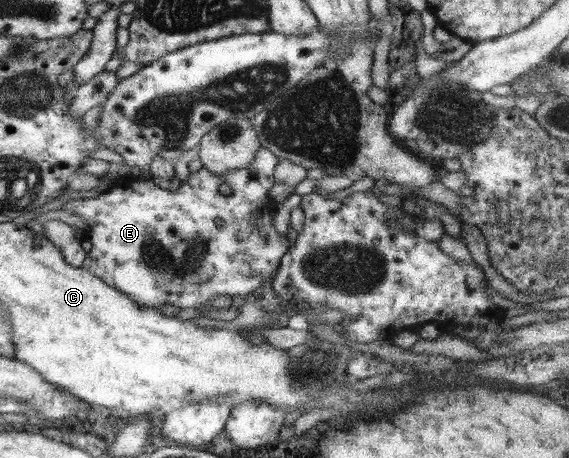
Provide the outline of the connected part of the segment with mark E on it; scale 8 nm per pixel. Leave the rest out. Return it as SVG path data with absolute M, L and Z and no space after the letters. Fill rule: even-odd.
M260 147L256 151L256 157L240 169L230 169L226 173L218 176L210 172L206 167L201 167L197 172L190 172L188 179L182 181L178 189L170 191L164 189L154 183L153 180L134 179L127 183L118 182L111 186L108 190L103 191L96 198L79 198L70 199L64 204L64 208L72 213L86 218L88 222L87 237L89 238L92 247L83 262L83 268L93 272L98 278L106 281L106 284L116 288L138 302L140 306L146 308L158 308L163 304L171 304L172 306L178 306L178 308L198 308L200 306L206 306L209 304L210 299L217 294L228 294L228 296L249 296L258 287L262 286L265 282L268 282L274 272L281 263L281 258L288 252L288 241L287 235L282 235L274 229L272 223L272 215L275 208L275 203L270 199L268 191L272 188L275 183L274 169L278 164L279 158L270 149Z

